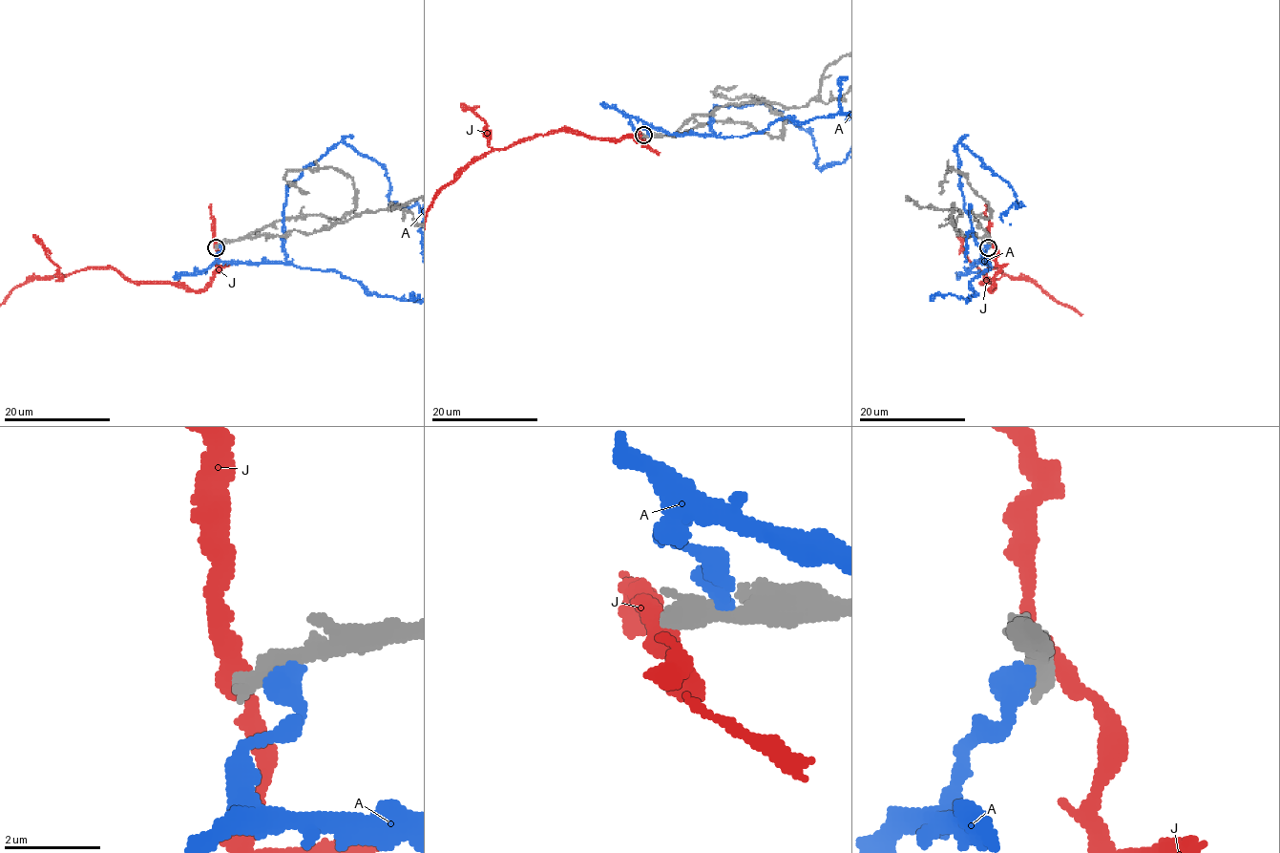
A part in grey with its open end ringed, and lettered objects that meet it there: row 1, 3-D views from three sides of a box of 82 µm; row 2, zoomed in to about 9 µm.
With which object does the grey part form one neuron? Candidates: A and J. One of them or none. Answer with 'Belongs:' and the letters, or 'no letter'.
Belongs: no letter

